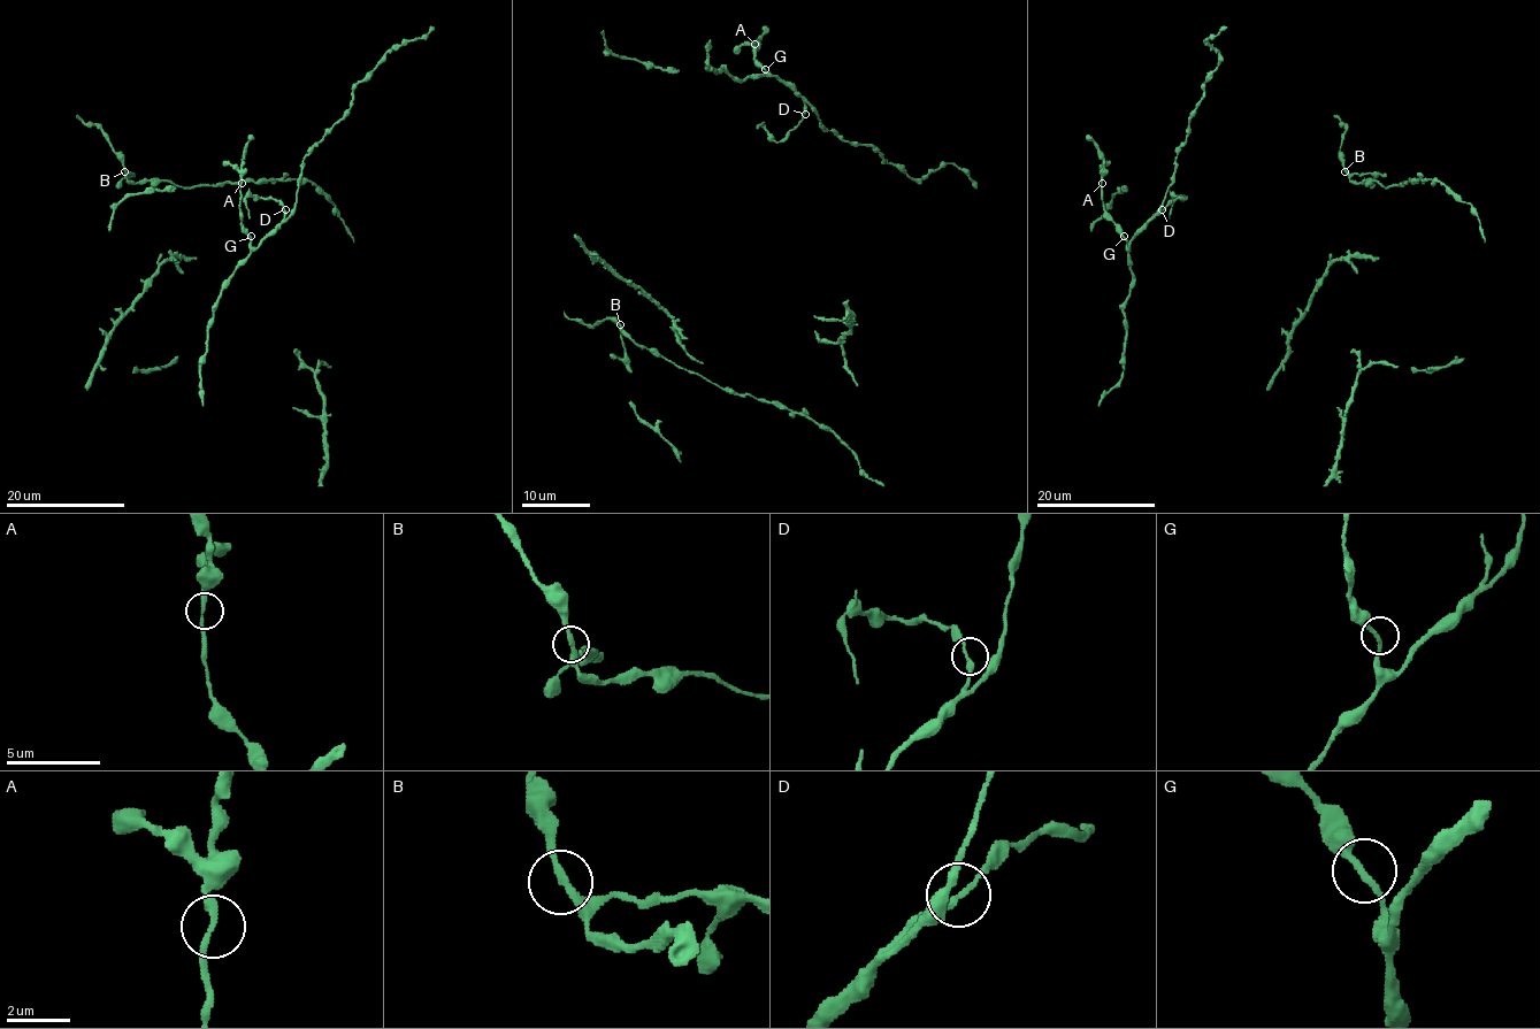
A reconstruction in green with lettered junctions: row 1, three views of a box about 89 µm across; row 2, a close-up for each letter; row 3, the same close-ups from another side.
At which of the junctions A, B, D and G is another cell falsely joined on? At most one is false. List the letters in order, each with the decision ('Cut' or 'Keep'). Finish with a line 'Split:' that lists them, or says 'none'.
A: Keep
B: Keep
D: Keep
G: Keep
Split: none

